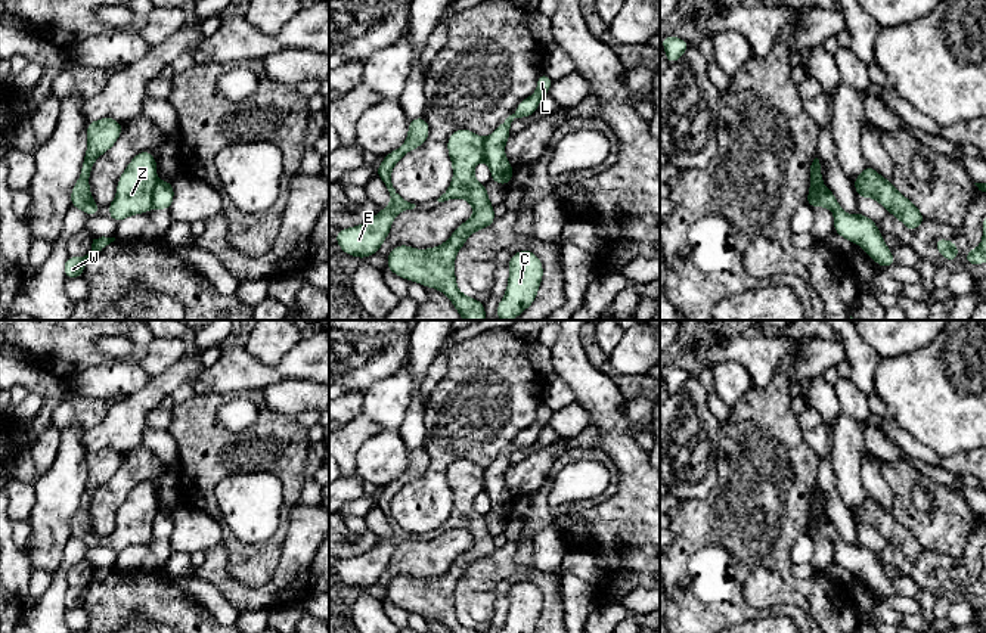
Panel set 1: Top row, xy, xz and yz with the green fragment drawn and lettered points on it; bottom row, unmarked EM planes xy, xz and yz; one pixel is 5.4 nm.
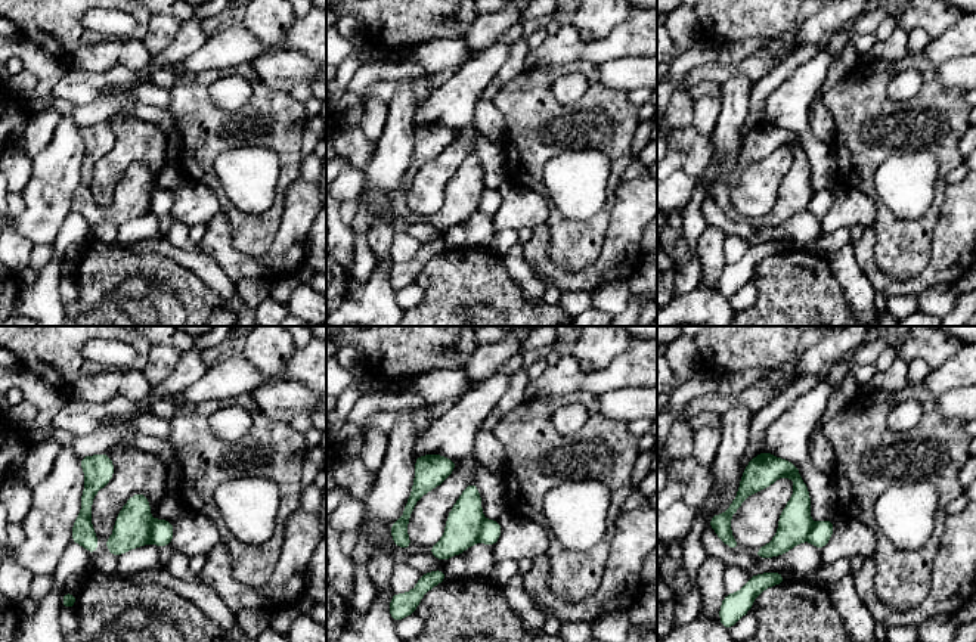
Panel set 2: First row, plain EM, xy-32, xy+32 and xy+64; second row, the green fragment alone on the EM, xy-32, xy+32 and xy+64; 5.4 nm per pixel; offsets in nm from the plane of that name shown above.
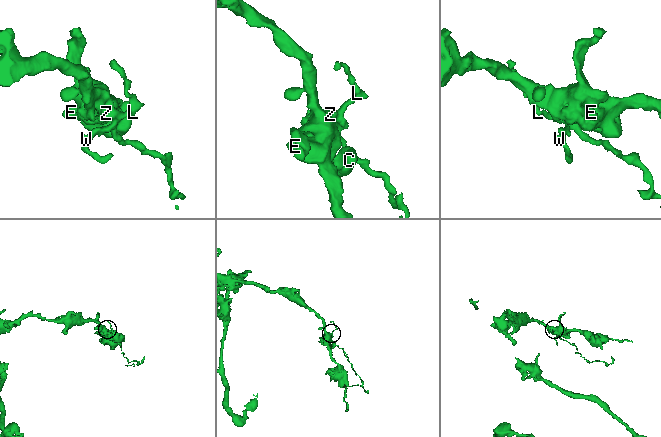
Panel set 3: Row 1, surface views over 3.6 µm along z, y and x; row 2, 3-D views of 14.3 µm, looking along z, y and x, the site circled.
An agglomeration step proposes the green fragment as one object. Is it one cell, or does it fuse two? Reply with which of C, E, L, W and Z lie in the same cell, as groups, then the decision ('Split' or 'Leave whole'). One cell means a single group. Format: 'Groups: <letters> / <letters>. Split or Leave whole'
Groups: C E Z / L W. Split

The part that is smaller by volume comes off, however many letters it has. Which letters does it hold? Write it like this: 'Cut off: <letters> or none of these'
Cut off: L, W

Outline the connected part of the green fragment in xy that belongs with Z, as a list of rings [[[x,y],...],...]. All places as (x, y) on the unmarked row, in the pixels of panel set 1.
[[[148,481],[139,482],[120,506],[117,527],[108,536],[109,547],[120,553],[130,546],[149,543],[155,506],[156,490],[154,485]]]

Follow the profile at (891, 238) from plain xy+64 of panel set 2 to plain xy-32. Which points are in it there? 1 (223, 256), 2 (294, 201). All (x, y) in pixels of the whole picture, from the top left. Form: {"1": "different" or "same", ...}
{"1": "different", "2": "different"}

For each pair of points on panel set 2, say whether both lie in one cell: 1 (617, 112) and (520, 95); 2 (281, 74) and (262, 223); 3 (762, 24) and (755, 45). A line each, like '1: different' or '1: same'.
1: same
2: different
3: different

